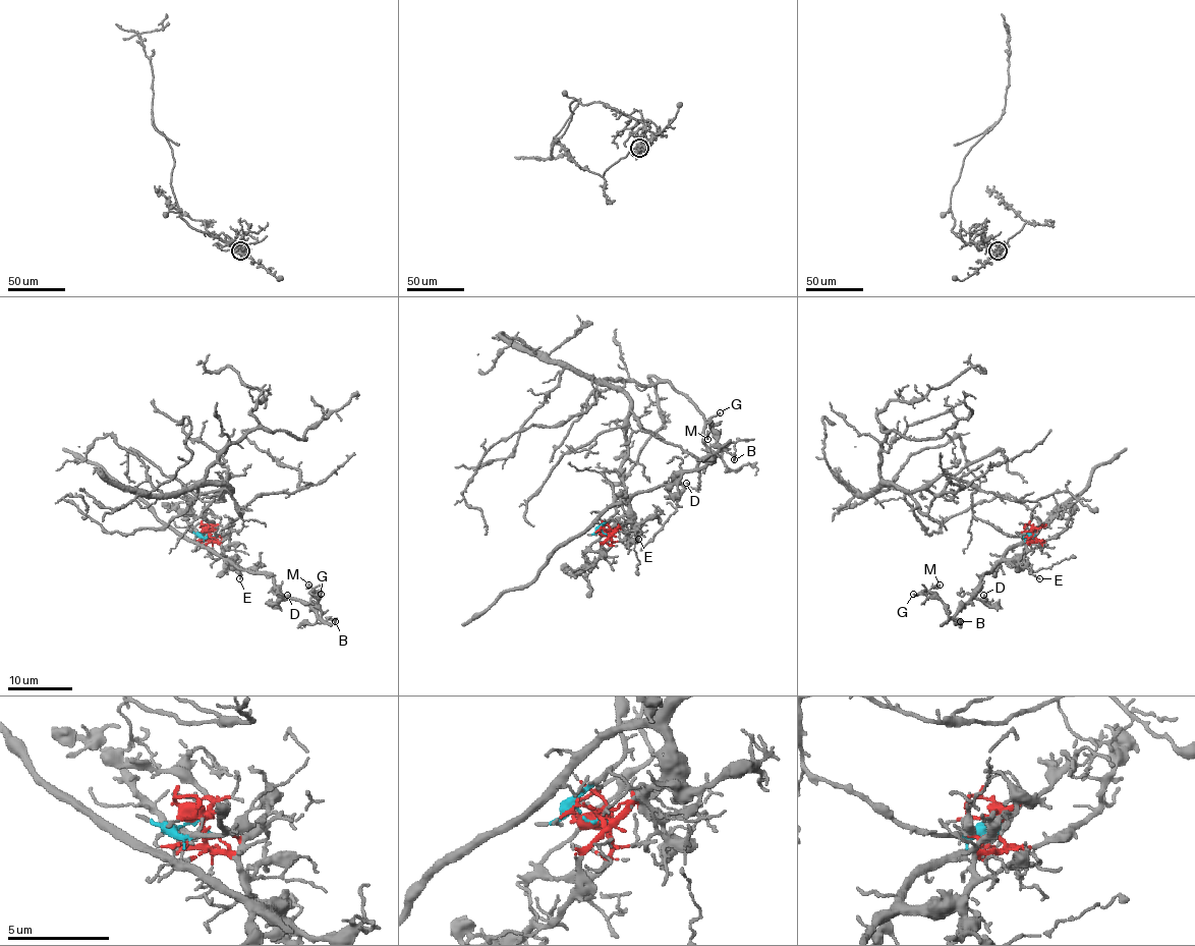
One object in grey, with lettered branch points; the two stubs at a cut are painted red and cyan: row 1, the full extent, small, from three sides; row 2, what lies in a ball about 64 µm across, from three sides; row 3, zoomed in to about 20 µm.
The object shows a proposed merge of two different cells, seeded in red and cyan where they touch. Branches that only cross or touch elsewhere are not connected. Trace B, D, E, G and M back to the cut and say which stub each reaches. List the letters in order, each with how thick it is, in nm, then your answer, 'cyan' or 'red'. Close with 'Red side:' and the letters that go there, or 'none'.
B: 90 nm thick; red
D: 100 nm thick; red
E: 90 nm thick; red
G: 130 nm thick; red
M: 90 nm thick; red
Red side: B, D, E, G, M

